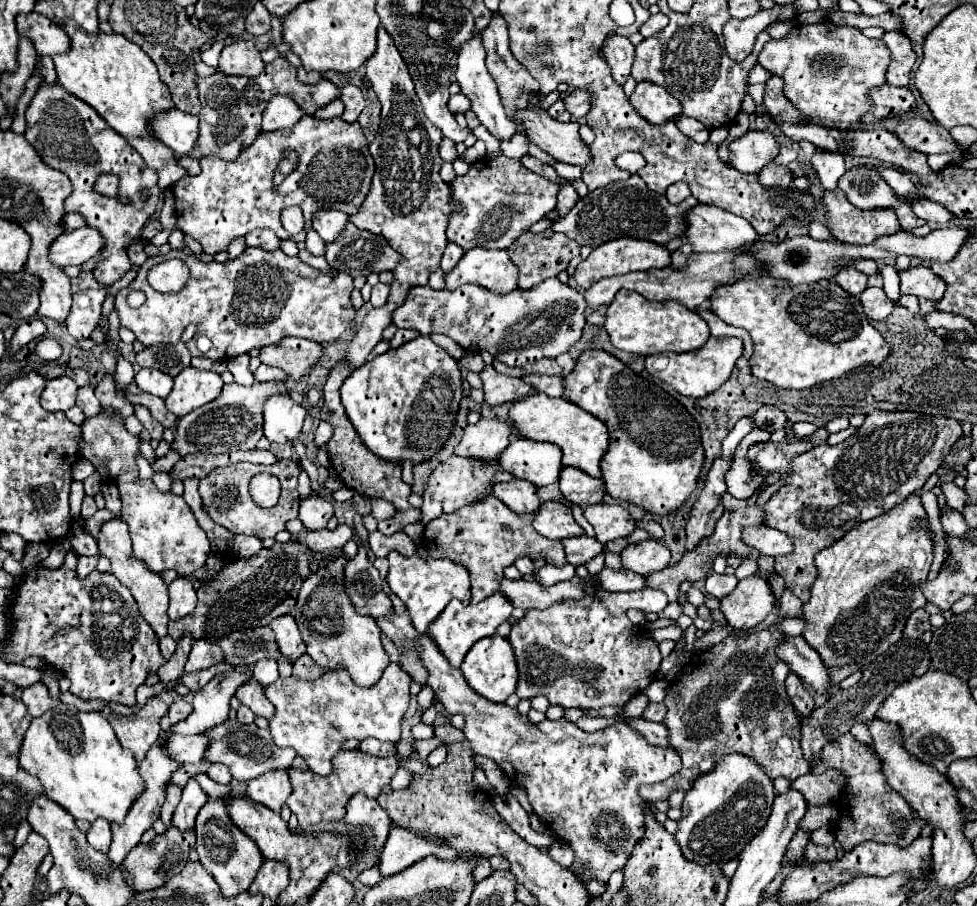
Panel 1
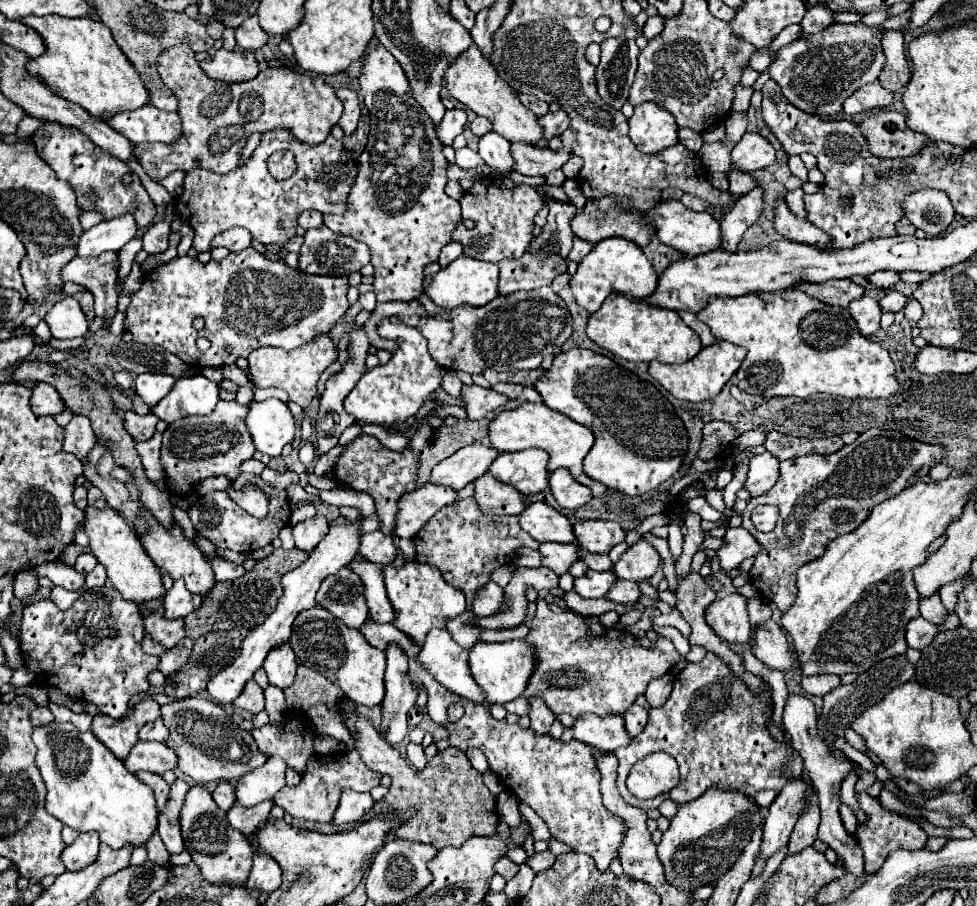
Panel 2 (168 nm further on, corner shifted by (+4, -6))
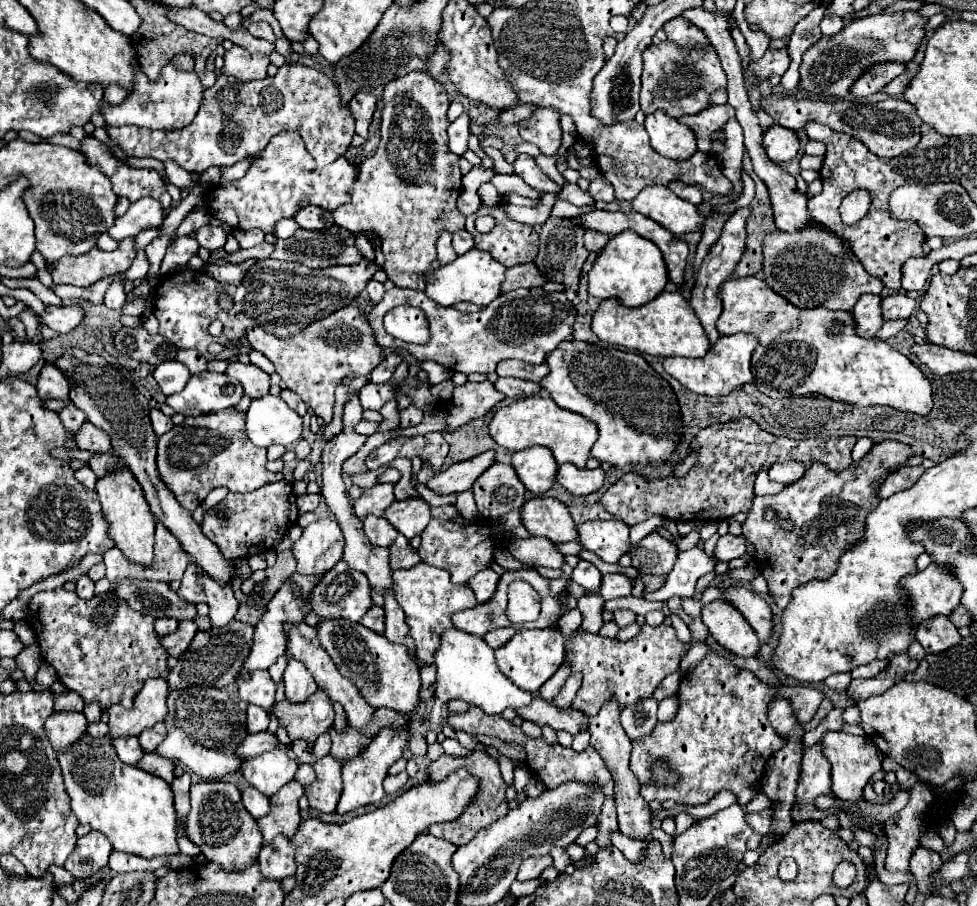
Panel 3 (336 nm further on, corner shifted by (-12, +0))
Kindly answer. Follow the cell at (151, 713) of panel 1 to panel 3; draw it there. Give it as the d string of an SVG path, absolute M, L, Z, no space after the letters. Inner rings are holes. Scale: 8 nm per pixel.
M164 678L148 680L136 696L136 704L132 710L124 710L120 704L108 708L108 736L138 736L142 730L148 730L156 722L162 722L168 712L166 698L168 682Z

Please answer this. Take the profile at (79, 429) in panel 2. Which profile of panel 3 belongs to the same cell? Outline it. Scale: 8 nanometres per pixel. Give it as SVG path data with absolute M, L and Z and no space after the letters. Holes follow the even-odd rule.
M88 420L84 422L84 428L80 428L80 432L76 434L76 442L80 450L90 450L98 454L110 450L110 436L104 430L90 424Z

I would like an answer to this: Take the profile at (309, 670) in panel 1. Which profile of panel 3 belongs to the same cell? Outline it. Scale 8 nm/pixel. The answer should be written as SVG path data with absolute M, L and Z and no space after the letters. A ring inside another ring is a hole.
M318 688L306 704L292 704L290 700L282 700L274 704L274 714L278 716L280 724L286 726L292 740L304 738L308 744L314 744L316 738L334 722L334 708L330 696Z

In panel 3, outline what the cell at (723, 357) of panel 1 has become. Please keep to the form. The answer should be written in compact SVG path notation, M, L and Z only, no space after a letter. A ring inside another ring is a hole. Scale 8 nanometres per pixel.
M732 334L732 336L720 336L718 342L708 350L704 358L666 358L664 370L676 378L682 386L696 394L706 396L724 396L736 388L740 388L746 382L752 382L752 370L750 370L750 358L754 348L758 346L756 336L752 334Z

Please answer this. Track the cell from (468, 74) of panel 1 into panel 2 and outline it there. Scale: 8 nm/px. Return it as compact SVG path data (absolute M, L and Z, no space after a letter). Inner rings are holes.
M488 132L478 142L478 154L482 160L502 174L510 174L514 170L514 158L510 154L510 142L496 132Z

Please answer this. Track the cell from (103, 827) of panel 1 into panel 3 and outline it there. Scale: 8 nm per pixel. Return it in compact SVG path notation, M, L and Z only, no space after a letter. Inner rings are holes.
M92 830L86 836L78 838L78 844L74 852L68 856L64 868L74 878L88 878L108 864L110 852L112 852L110 840L104 834Z

